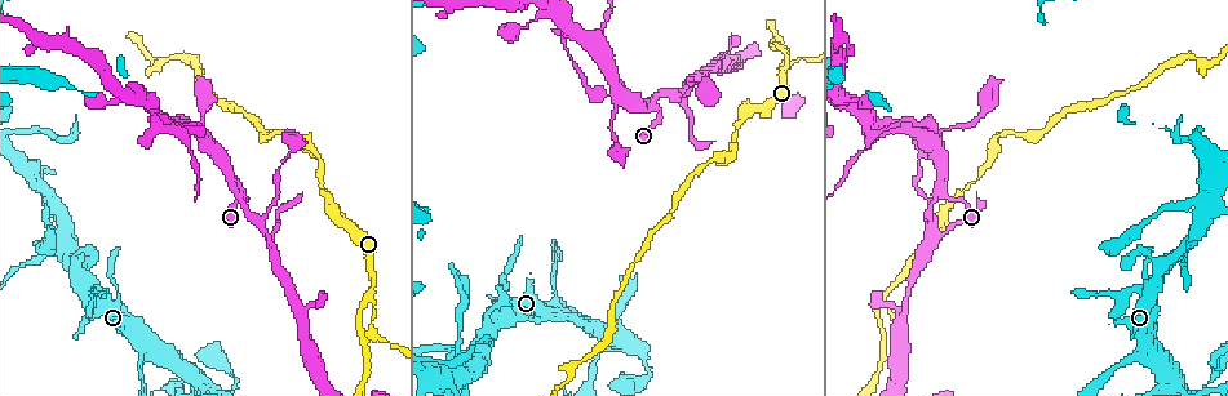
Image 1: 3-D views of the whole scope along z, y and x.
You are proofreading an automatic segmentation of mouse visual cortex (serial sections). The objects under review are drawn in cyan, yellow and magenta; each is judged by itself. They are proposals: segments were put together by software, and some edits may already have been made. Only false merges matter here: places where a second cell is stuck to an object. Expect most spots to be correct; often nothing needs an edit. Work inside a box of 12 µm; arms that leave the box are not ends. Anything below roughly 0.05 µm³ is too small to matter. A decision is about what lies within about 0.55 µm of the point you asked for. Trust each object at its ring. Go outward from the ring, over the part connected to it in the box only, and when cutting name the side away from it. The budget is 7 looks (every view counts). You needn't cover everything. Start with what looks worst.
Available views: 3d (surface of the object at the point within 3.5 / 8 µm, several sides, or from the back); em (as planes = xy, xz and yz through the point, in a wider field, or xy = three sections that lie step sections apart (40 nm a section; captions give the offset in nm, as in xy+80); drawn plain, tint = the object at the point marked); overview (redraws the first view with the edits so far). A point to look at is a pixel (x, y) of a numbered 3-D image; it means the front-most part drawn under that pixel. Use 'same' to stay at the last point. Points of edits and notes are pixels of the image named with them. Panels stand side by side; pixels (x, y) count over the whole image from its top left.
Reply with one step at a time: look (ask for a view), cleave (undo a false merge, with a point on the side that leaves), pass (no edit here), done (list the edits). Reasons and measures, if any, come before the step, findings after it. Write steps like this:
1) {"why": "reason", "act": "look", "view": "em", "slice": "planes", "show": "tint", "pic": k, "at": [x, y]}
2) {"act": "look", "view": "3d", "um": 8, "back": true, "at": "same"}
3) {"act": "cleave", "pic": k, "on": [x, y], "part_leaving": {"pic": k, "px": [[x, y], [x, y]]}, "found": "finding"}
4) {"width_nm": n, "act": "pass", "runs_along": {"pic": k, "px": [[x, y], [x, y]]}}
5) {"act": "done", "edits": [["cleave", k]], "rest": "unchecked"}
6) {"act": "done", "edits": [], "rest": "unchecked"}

{"why": "thick turns thin", "act": "look", "view": "3d", "um": 8, "pic": 1, "at": [255, 219]}

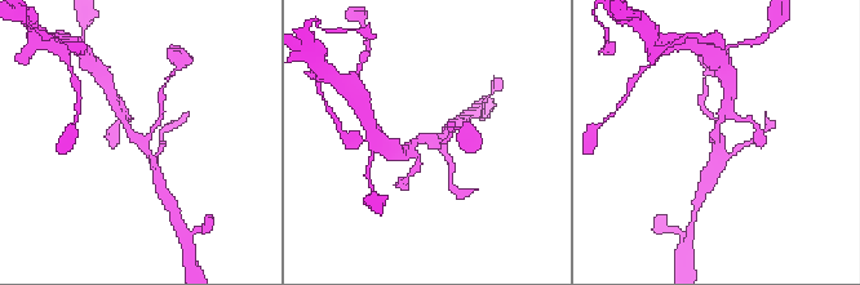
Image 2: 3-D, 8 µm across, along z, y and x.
{"why": "now the EM", "act": "look", "view": "em", "slice": "xy", "step": 5, "show": "tint", "pic": 2, "at": [713, 141]}

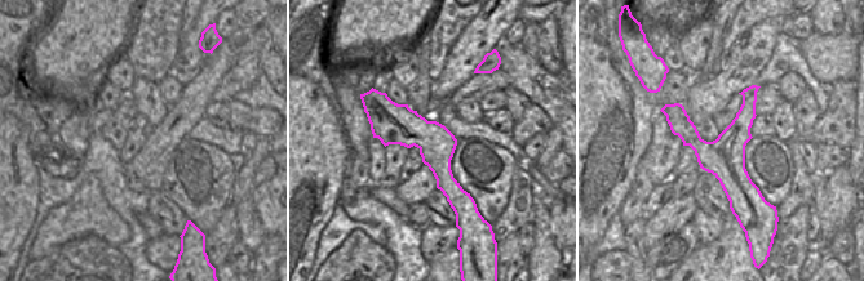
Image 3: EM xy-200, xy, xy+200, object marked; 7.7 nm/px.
{"width_nm": 300, "act": "pass", "runs_along": {"pic": 2, "px": [[127, 114], [124, 127], [156, 169]]}, "found": "all the same cell"}

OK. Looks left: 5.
{"why": "branch point", "act": "look", "view": "3d", "um": 3.5, "pic": 1, "at": [885, 296]}

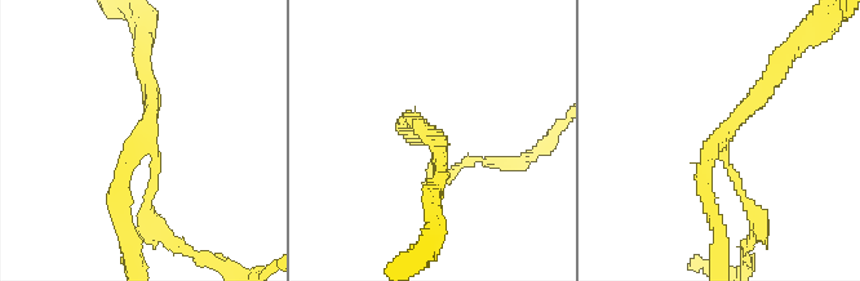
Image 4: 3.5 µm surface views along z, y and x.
{"arms": 3, "arm_widths_nm": [100, 200, 200], "act": "look", "view": "em", "slice": "xy", "step": 3, "show": "tint", "pic": 4, "at": [149, 136]}

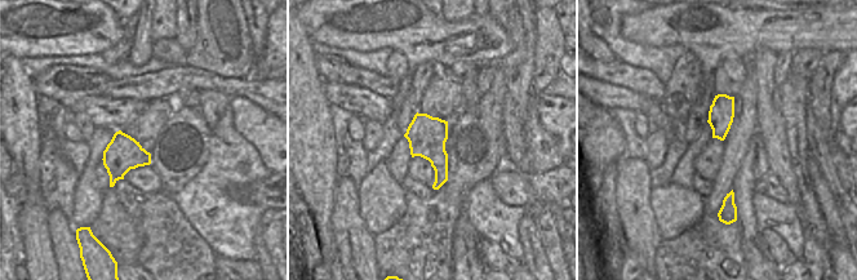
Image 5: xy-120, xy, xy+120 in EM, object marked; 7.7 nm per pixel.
{"act": "pass", "runs_along": {"pic": 4, "px": [[780, 66], [704, 169], [712, 209]]}, "found": "one cell here"}

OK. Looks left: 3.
{"why": "calibre changes", "act": "look", "view": "3d", "um": 8, "pic": 1, "at": [142, 347]}

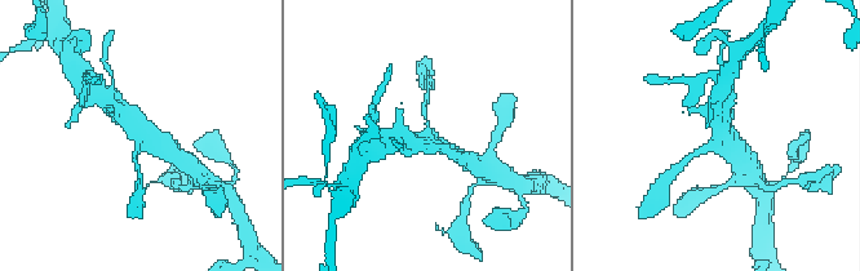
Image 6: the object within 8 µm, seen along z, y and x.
{"arms": 3, "arm_widths_nm": [150, 350, 400], "why": "shape alone is not enough", "act": "look", "view": "em", "slice": "xy", "step": 5, "show": "tint", "pic": 6, "at": [717, 137]}

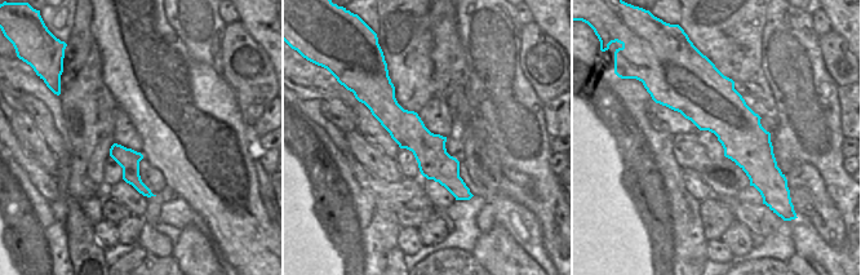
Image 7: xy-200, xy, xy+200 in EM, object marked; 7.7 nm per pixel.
{"act": "pass", "runs_along": {"pic": 6, "px": [[714, 110], [721, 130], [690, 156]]}, "found": "continuous, no second cell"}

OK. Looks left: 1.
{"act": "done", "edits": [], "rest": "unchecked"}

